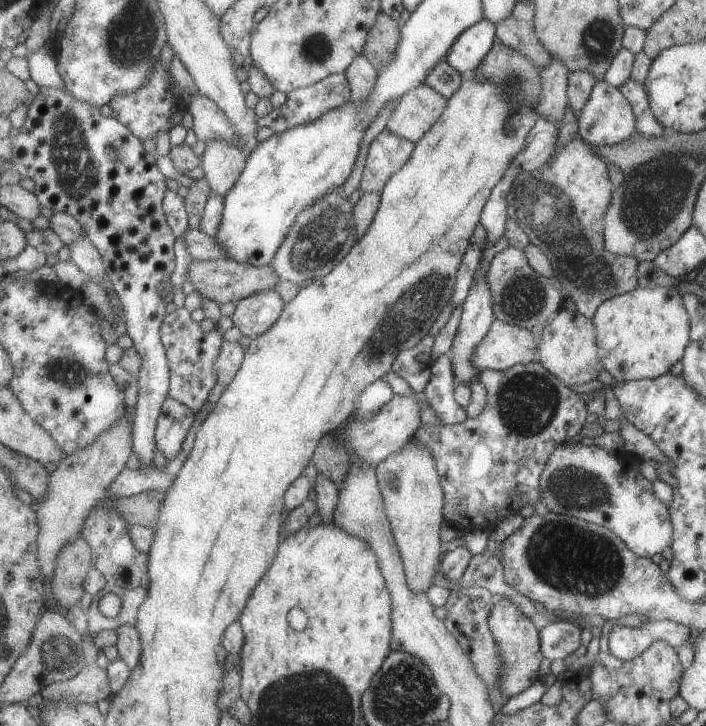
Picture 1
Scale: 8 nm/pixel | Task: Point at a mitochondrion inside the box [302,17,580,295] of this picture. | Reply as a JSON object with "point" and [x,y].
{"point":[515,77]}

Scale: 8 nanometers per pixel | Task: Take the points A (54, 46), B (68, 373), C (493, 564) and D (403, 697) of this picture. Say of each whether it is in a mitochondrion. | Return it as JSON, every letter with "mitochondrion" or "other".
{"A":"other","B":"mitochondrion","C":"other","D":"mitochondrion"}

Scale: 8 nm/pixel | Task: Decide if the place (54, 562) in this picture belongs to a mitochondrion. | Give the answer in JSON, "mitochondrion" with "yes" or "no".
{"mitochondrion":"no"}

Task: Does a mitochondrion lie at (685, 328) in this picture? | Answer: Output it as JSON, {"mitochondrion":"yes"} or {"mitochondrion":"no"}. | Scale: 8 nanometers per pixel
{"mitochondrion":"no"}

